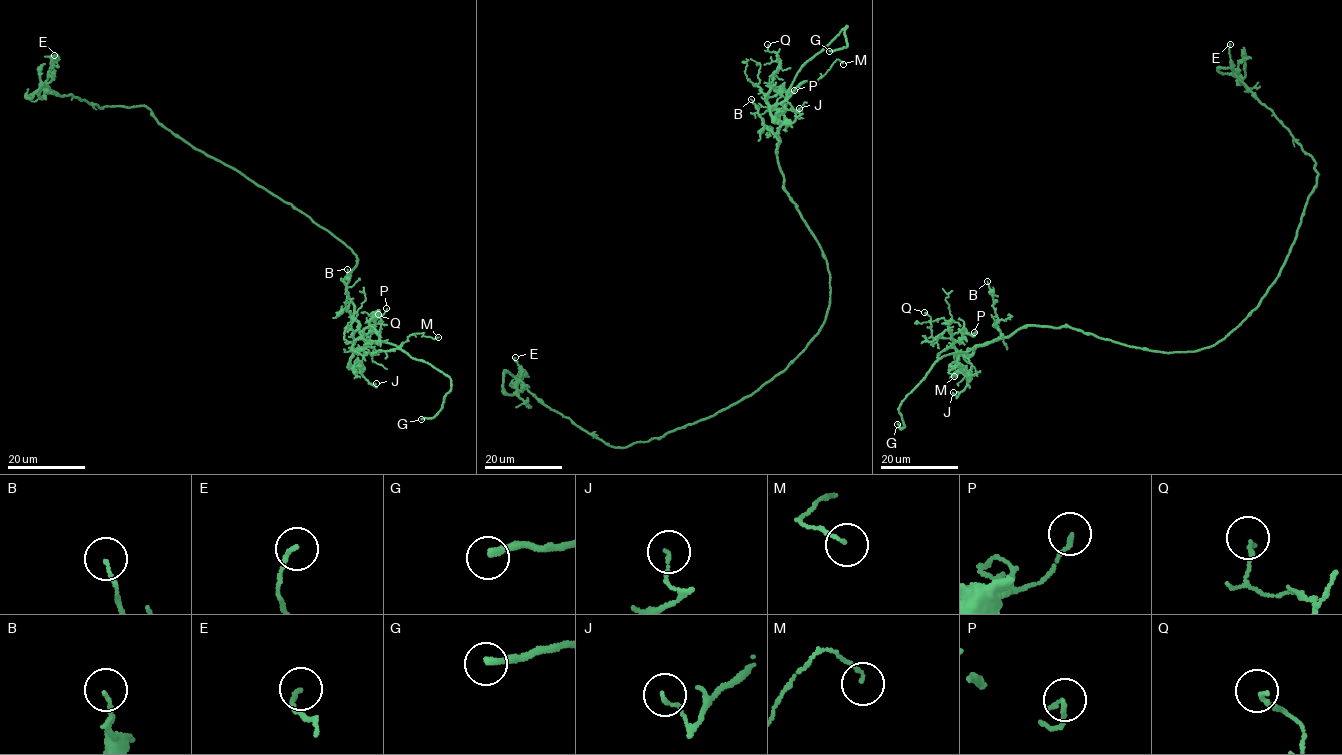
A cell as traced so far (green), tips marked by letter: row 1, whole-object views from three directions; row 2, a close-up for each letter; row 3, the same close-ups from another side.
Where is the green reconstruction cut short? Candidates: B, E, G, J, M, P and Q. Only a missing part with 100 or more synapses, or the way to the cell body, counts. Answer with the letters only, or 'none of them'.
G

